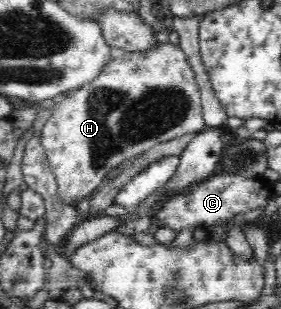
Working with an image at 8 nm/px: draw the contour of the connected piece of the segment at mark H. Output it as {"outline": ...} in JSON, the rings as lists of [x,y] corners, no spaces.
{"outline":[[[160,43],[155,45],[152,49],[146,51],[129,51],[118,53],[109,64],[107,64],[105,70],[101,74],[93,79],[91,84],[87,84],[85,88],[81,88],[75,91],[71,96],[61,98],[56,105],[52,108],[52,115],[43,130],[41,130],[41,146],[45,151],[45,156],[51,165],[51,170],[57,179],[57,186],[59,192],[57,192],[57,197],[63,205],[73,205],[83,199],[88,199],[95,194],[97,186],[103,182],[103,178],[115,170],[119,164],[123,164],[125,160],[133,160],[144,152],[147,152],[153,146],[157,144],[162,144],[169,140],[179,139],[181,136],[190,135],[191,132],[200,133],[204,131],[207,127],[205,125],[205,120],[203,119],[202,113],[202,101],[201,101],[201,90],[199,84],[197,83],[195,72],[193,68],[188,64],[187,56],[185,52],[181,50],[180,45],[173,45],[172,43]]]}

